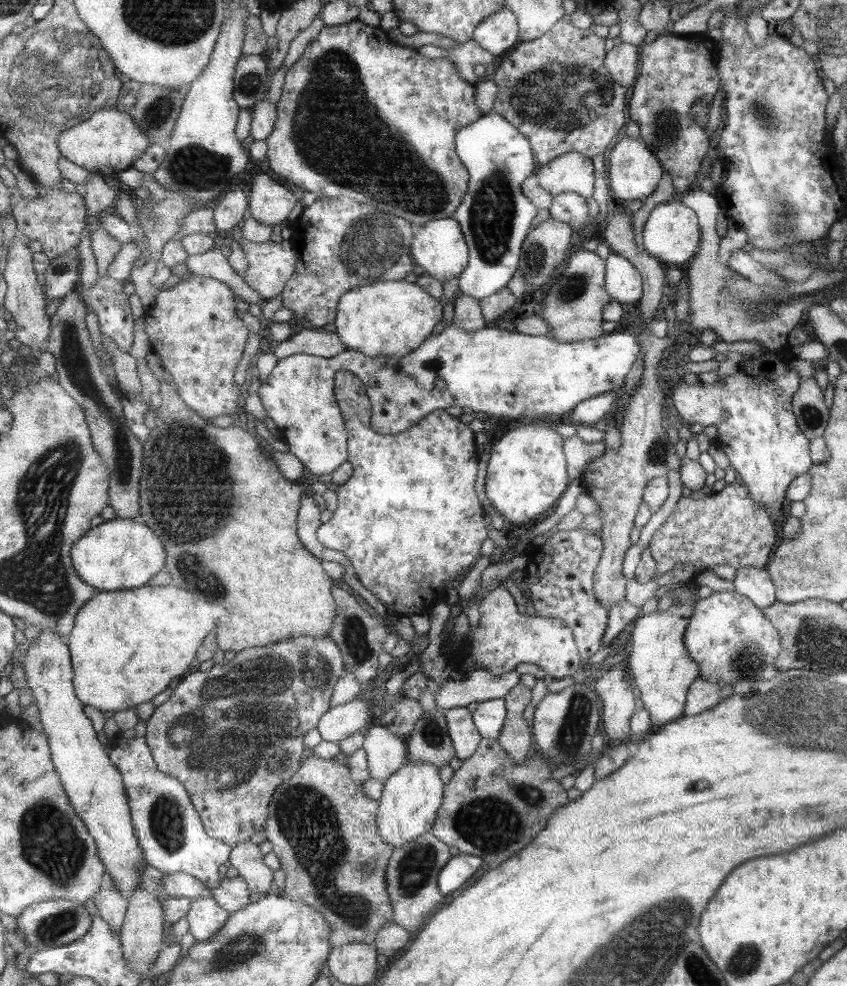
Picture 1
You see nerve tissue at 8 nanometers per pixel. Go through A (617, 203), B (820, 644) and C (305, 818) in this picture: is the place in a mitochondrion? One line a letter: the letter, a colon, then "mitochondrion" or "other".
A: other
B: mitochondrion
C: mitochondrion

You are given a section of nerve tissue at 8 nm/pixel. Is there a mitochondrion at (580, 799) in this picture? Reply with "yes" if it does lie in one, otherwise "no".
no

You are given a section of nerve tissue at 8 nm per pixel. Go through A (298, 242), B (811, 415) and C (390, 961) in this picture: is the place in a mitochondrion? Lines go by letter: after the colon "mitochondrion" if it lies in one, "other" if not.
A: other
B: mitochondrion
C: other

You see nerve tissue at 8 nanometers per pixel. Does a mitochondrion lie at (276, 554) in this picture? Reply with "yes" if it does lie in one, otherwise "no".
no

